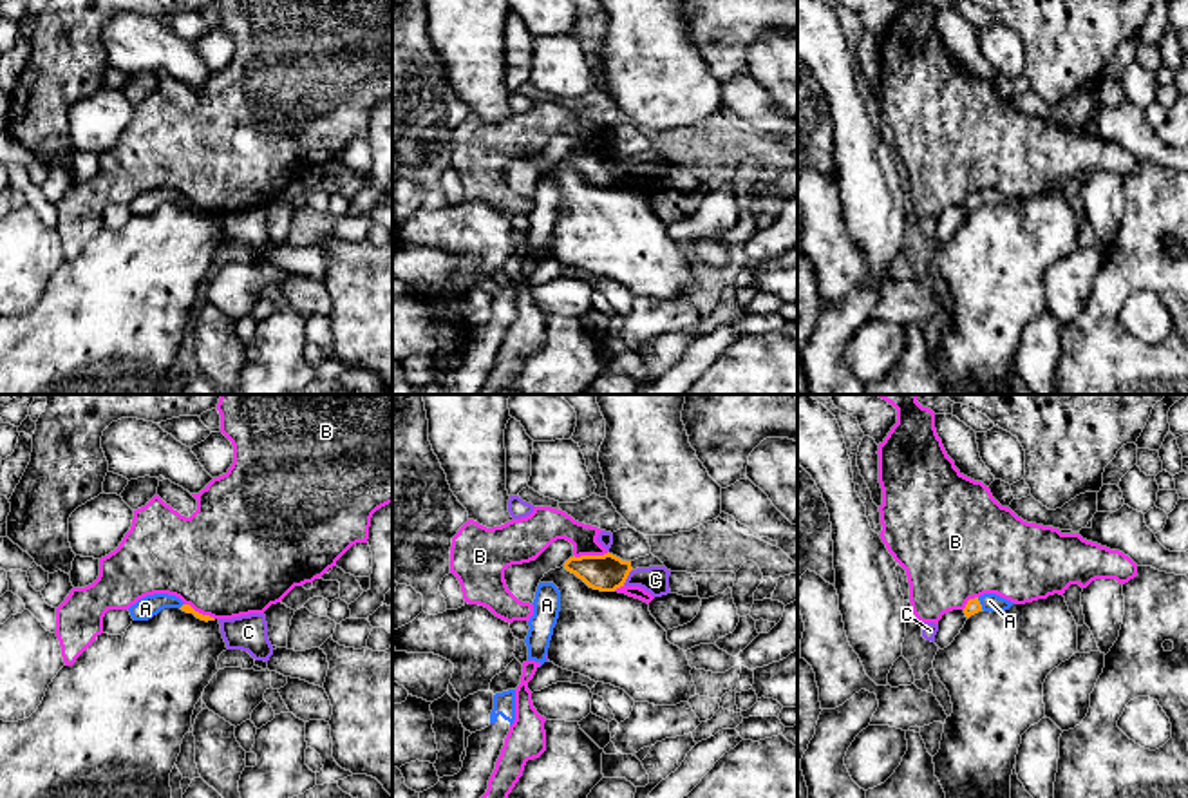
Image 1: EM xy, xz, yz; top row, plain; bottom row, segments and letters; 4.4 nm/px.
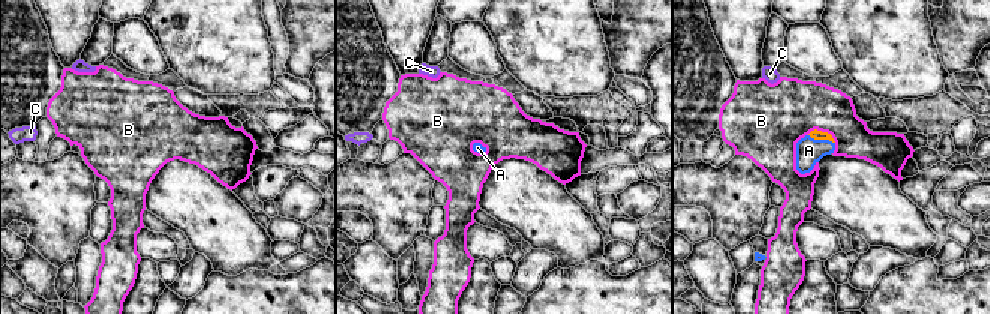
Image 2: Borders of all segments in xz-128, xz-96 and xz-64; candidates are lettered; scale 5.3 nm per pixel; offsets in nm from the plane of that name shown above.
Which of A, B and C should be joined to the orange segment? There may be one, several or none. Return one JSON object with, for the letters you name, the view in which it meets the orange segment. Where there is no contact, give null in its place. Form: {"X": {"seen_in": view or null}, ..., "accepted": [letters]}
{"A": {"seen_in": "yz"}, "accepted": ["A"]}

